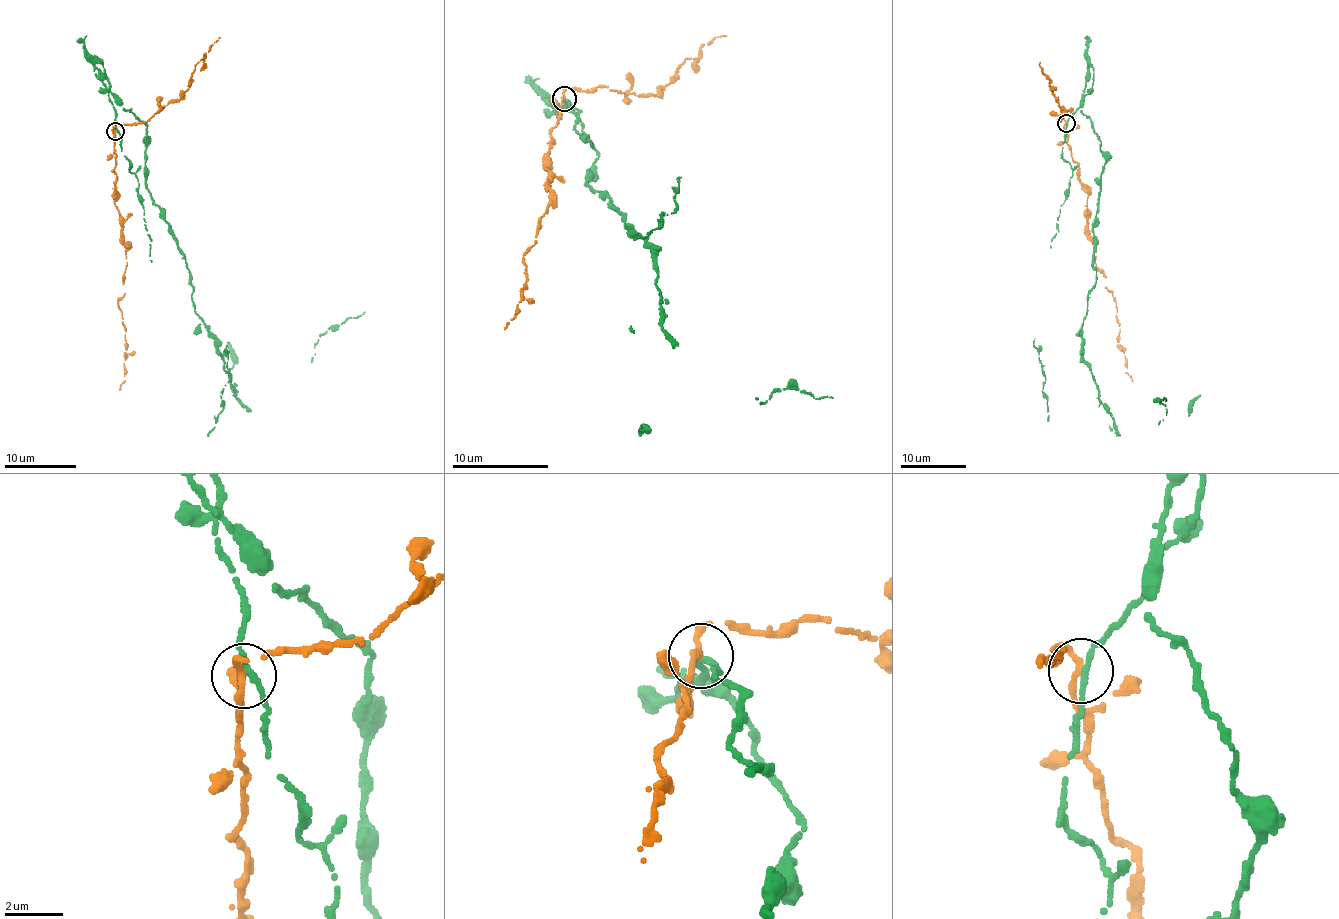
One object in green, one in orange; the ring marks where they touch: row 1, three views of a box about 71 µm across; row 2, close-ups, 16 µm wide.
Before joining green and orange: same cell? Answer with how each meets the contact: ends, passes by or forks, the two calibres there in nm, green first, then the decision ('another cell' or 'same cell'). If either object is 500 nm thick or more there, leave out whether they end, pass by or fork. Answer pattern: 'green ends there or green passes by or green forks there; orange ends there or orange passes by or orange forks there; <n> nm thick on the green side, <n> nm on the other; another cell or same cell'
green passes by; orange passes by; 190 nm thick on the green side, 220 nm on the other; another cell

